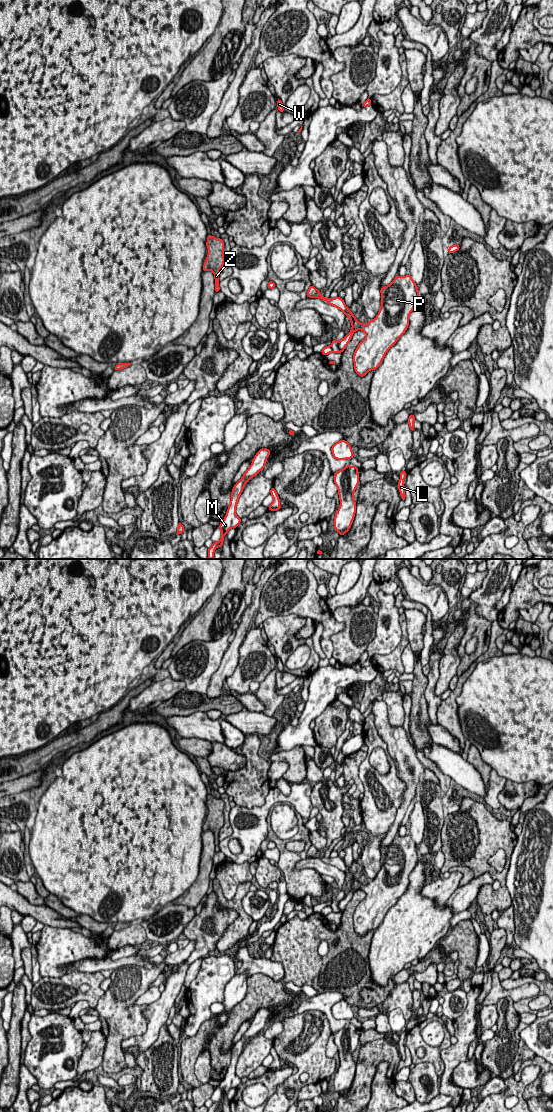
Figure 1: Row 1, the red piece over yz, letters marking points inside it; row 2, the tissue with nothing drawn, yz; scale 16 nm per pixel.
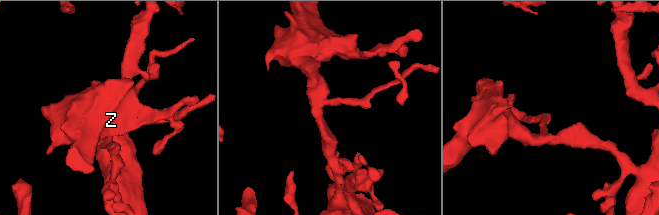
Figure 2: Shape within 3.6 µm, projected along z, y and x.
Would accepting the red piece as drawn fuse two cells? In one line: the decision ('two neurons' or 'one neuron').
two neurons

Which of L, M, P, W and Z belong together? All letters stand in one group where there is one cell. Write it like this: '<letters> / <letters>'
L P W Z / M

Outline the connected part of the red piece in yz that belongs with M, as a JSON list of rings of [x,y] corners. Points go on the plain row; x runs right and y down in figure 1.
[[[260,1009],[253,1018],[253,1021],[247,1031],[243,1034],[242,1038],[234,1045],[231,1052],[231,1061],[227,1069],[225,1078],[220,1082],[219,1088],[221,1090],[221,1099],[219,1102],[213,1102],[212,1106],[208,1108],[208,1112],[215,1112],[217,1107],[223,1106],[224,1095],[228,1093],[230,1088],[237,1088],[241,1083],[241,1078],[236,1075],[236,1066],[239,1056],[243,1052],[245,1044],[261,1030],[264,1029],[266,1020],[270,1015],[270,1009]]]

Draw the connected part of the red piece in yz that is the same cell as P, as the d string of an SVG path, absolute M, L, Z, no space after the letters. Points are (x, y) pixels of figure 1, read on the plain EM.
M397 835L390 845L381 847L381 867L377 876L362 884L339 856L326 858L313 845L309 847L306 856L327 861L327 864L340 869L350 878L351 891L339 901L338 908L344 911L352 895L357 890L363 890L366 897L358 904L353 915L354 930L364 937L368 931L376 930L382 923L387 911L398 901L409 886L409 876L419 859L416 843L411 835Z

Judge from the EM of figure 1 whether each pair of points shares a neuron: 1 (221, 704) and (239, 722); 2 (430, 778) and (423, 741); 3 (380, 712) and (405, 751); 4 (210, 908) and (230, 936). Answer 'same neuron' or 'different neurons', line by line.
1: different neurons
2: different neurons
3: same neuron
4: different neurons

